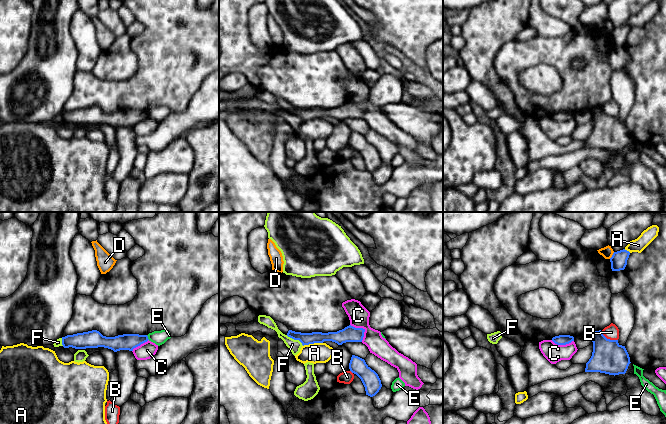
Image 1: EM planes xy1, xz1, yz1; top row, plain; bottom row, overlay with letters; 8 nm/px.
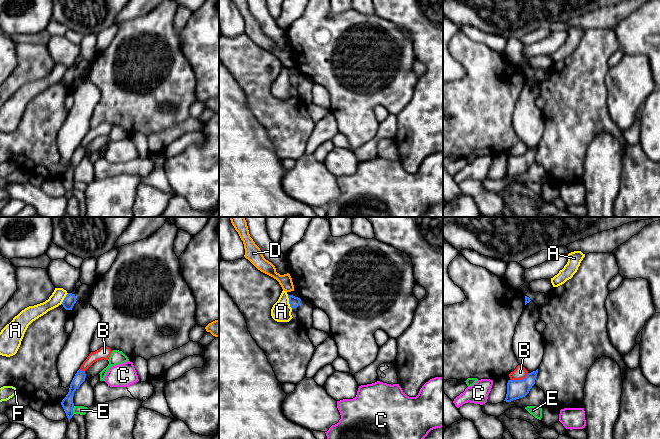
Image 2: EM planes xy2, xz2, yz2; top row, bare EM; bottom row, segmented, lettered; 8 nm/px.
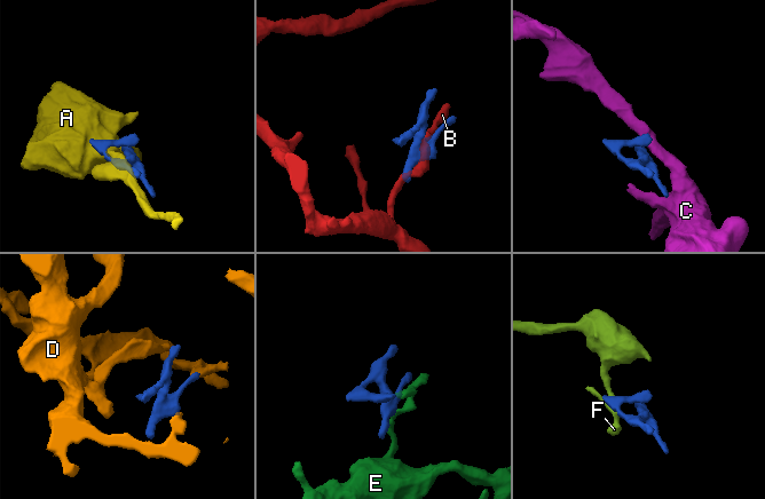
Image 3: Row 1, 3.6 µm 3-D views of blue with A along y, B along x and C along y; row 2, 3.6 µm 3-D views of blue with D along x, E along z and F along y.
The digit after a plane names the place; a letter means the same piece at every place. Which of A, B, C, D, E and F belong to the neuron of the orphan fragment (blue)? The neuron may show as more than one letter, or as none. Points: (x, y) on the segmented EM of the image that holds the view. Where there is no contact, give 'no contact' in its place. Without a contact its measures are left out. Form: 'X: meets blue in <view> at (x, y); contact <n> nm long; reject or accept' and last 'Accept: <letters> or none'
A: meets blue in xz1 at (312, 343); contact 160 nm long; reject
B: meets blue in yz2 at (520, 380); contact 160 nm long; reject
C: meets blue in xz1 at (363, 329); contact 170 nm long; reject
D: meets blue in yz1 at (612, 255); contact 70 nm long; reject
E: meets blue in xy2 at (72, 410); contact 70 nm long; reject
F: meets blue in xz1 at (295, 339); contact 170 nm long; reject
Accept: none

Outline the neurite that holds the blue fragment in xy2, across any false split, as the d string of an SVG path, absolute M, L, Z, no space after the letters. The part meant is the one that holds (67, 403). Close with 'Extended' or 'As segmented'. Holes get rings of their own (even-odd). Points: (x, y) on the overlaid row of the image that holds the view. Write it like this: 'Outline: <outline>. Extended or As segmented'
Outline: M80 369L75 374L69 388L69 392L66 397L62 400L61 405L66 413L68 419L72 418L73 416L73 396L74 392L80 387L80 385L85 381L86 374L84 371Z. As segmented

